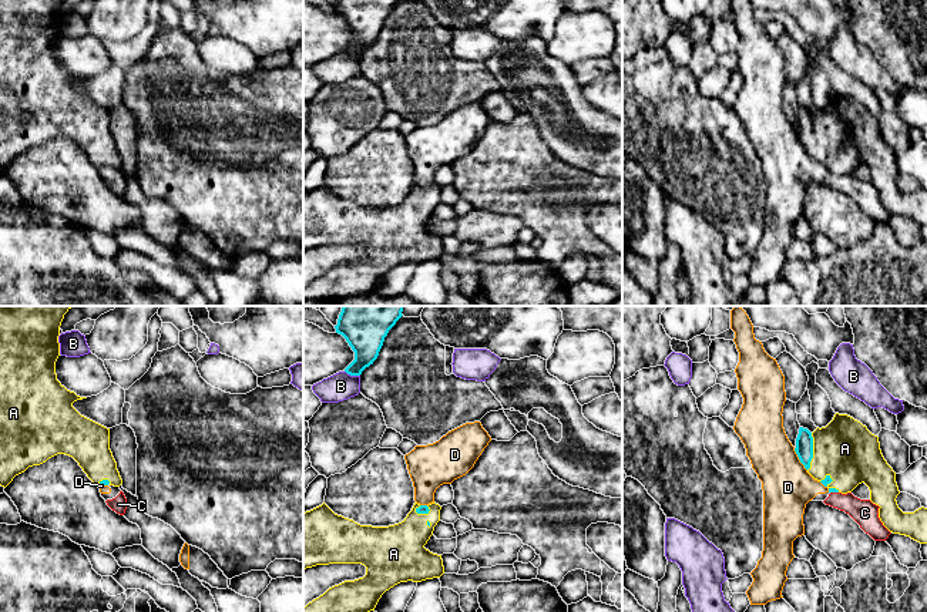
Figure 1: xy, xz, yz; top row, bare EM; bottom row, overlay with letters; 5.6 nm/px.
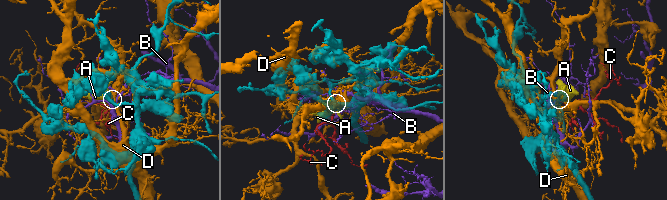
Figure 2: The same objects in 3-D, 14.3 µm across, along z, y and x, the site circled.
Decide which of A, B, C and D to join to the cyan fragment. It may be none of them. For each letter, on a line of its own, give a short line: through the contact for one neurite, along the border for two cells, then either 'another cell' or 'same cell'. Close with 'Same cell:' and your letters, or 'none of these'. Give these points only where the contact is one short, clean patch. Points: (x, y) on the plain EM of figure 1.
A: same cell
B: another cell
C: yz (830, 172), (838, 174) | another cell
D: another cell
Same cell: A

